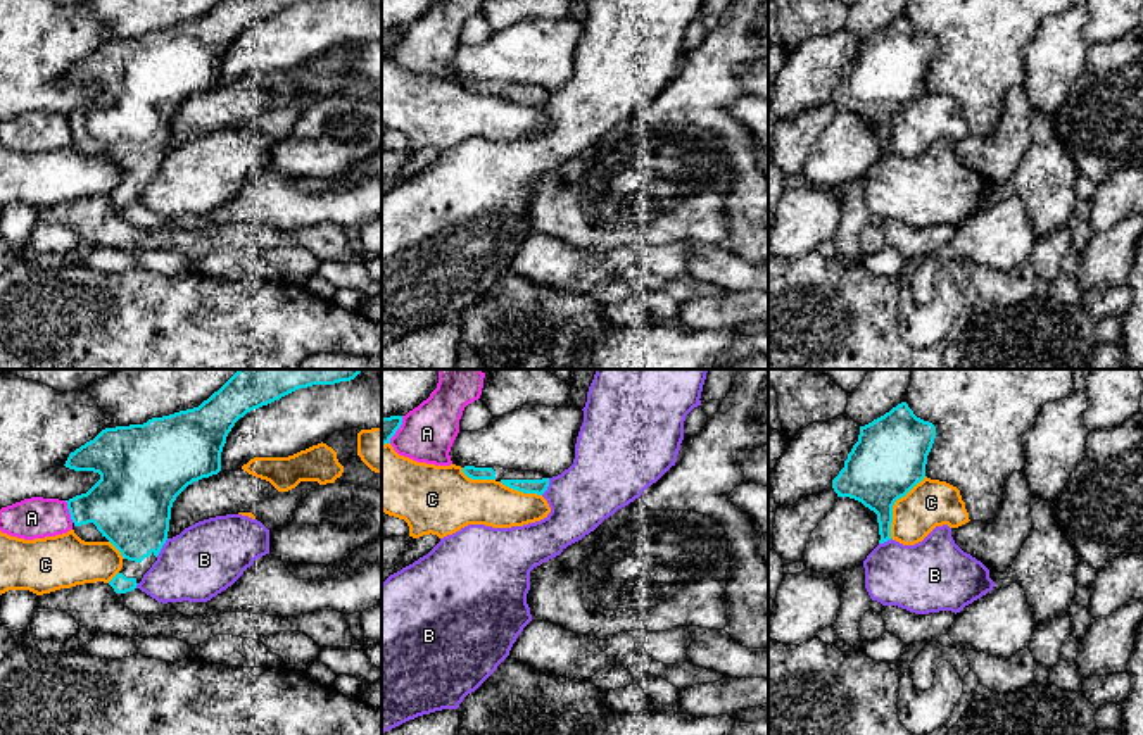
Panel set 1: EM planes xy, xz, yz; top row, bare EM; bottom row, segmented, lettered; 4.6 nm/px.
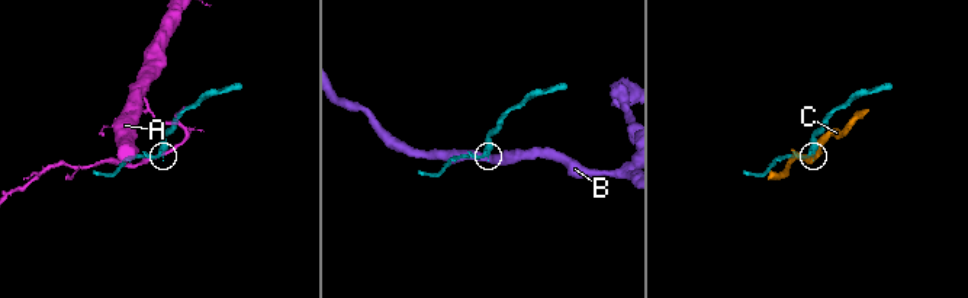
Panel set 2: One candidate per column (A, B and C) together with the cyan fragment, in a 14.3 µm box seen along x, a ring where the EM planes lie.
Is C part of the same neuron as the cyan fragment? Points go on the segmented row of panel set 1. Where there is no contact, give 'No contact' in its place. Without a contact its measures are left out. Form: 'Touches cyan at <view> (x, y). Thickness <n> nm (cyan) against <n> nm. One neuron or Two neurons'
Touches cyan at yz (893, 504). Thickness 340 nm (cyan) against 220 nm. Two neurons

